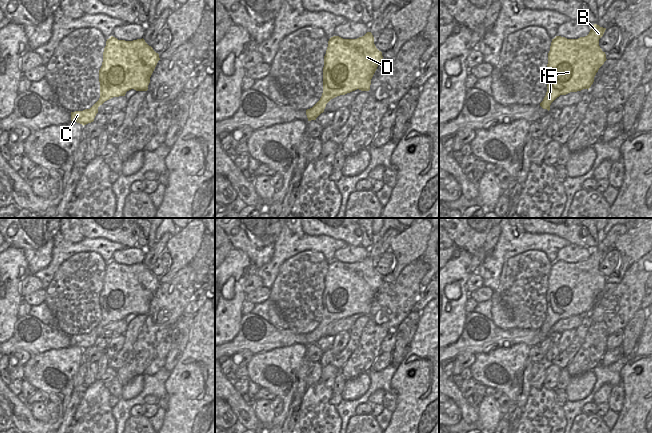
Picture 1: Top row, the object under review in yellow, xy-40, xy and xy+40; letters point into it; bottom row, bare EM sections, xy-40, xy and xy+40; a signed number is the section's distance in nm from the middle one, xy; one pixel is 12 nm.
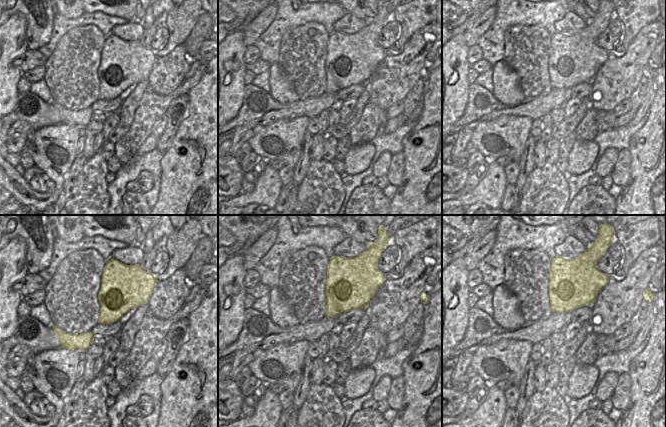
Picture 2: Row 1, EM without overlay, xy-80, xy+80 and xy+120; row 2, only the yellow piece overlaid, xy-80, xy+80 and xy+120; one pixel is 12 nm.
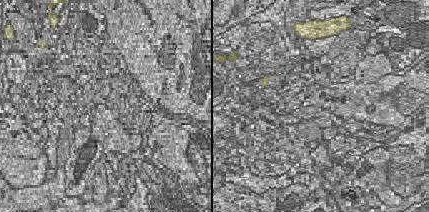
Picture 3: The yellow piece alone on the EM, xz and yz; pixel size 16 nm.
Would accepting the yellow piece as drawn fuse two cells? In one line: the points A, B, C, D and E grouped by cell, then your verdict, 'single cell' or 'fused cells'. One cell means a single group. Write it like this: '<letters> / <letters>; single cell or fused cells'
A B C D E; single cell

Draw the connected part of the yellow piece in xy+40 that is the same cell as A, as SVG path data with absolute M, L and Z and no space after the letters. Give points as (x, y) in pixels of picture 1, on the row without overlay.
M592 249L589 258L578 263L556 260L548 277L547 316L540 327L550 334L551 327L560 319L588 313L606 283L599 270L599 263L606 252Z

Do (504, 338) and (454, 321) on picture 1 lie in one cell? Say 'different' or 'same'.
different

